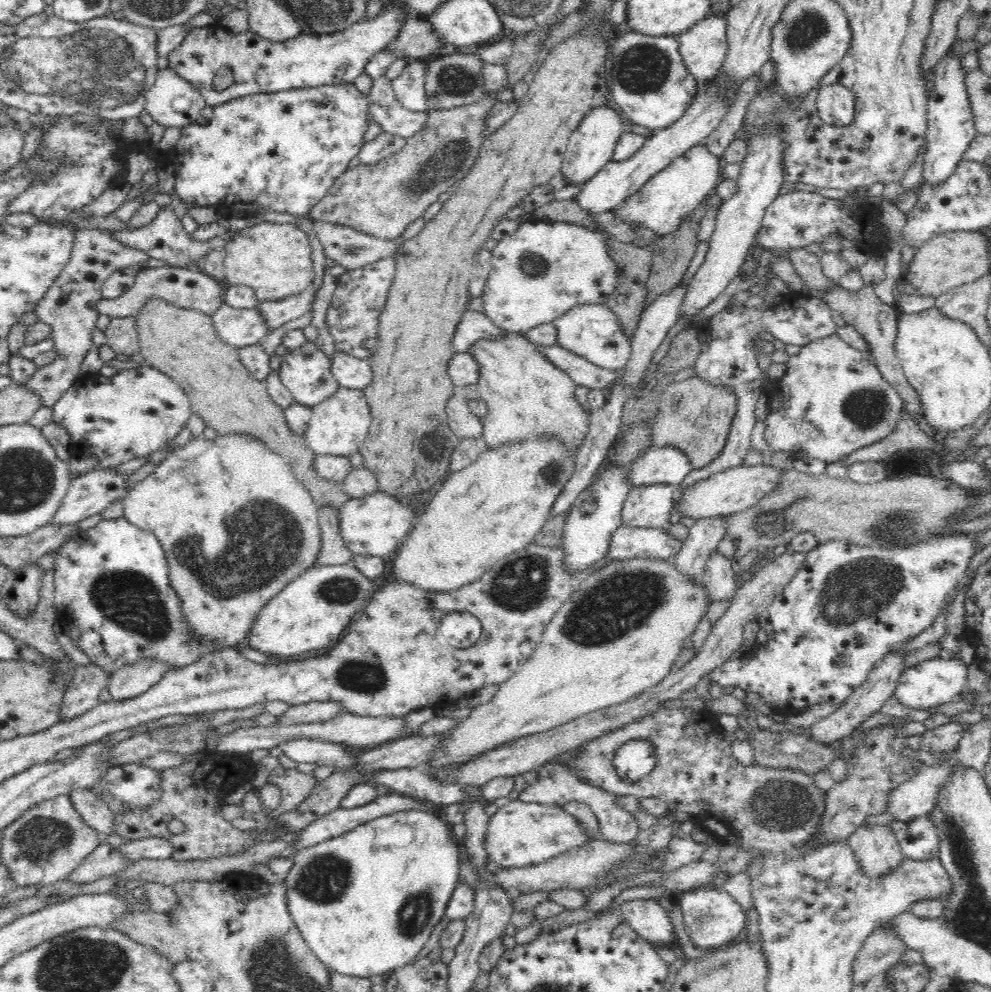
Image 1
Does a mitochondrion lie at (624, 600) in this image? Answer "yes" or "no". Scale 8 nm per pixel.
yes

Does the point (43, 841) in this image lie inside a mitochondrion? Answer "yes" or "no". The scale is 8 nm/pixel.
yes

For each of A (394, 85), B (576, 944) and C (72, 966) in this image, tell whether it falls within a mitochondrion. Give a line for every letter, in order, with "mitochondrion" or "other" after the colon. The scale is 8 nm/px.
A: other
B: other
C: mitochondrion

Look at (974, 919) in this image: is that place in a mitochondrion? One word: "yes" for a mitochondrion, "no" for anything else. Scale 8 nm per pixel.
yes

